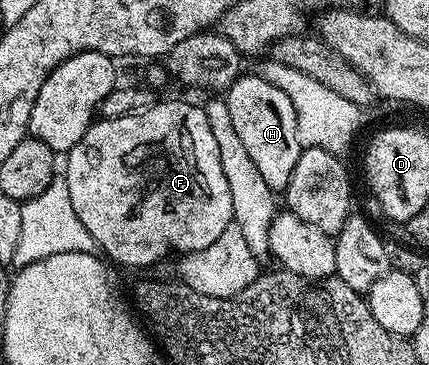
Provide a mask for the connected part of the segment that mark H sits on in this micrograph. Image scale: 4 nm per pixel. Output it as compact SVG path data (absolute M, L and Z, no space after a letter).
M243 74L226 89L224 99L236 135L246 147L256 170L262 174L269 189L275 192L285 191L303 149L296 134L296 110L292 110L288 94L284 94L284 90L276 90L272 82L264 82L262 76Z

